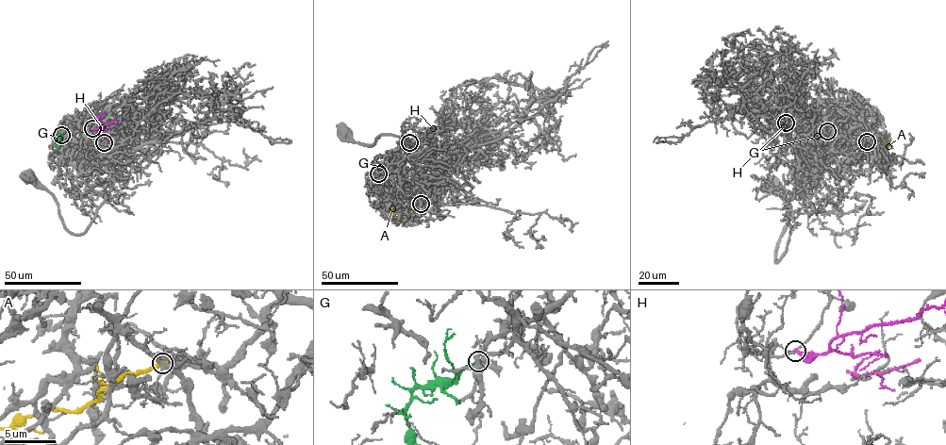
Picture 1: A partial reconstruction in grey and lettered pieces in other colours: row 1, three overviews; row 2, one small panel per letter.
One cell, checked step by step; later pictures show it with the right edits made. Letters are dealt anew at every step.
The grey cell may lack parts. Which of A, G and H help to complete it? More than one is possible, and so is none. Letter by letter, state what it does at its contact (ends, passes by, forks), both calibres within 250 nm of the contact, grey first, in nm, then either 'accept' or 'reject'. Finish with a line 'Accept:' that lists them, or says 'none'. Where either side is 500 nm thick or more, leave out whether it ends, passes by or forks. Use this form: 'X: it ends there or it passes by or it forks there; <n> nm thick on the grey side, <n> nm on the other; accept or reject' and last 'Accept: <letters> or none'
A: it ends there; 320 nm thick on the grey side, 320 nm on the other; reject
G: it ends there; 380 nm thick on the grey side, 360 nm on the other; accept
H: it ends there; 130 nm thick on the grey side, 280 nm on the other; reject
Accept: G

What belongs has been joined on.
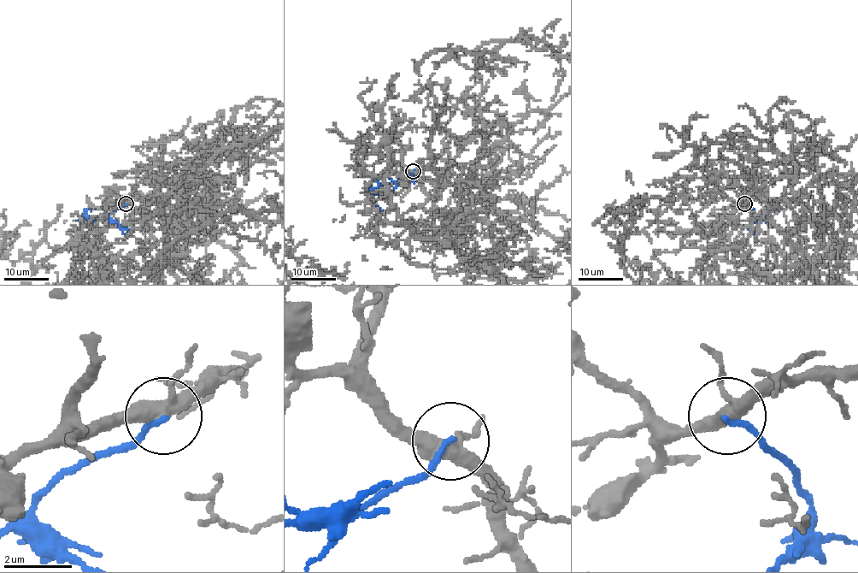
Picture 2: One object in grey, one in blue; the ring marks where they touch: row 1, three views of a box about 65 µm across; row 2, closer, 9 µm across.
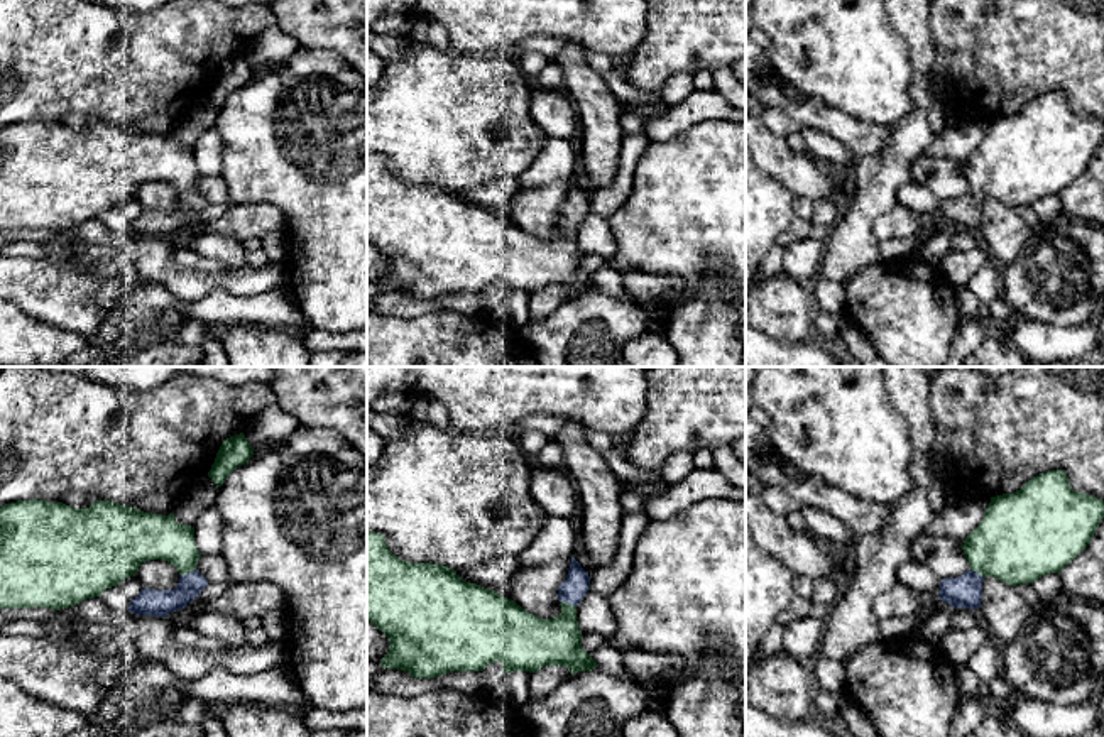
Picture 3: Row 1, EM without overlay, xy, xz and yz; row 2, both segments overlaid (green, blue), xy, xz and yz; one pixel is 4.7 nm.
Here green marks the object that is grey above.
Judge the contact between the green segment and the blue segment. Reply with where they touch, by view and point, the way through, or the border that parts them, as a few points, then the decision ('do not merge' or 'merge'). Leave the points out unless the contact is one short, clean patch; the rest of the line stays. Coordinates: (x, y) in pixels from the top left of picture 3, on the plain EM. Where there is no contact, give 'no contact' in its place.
contact xz (568, 225); way xz (533, 264), (568, 235), (568, 225), (573, 210); merge

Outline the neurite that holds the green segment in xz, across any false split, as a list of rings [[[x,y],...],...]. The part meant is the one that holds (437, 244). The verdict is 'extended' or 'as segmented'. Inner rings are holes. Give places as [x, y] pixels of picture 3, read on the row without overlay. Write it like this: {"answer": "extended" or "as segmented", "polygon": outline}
{"answer": "extended", "polygon": [[[367,152],[367,242],[389,260],[389,272],[380,286],[384,291],[409,292],[411,298],[419,301],[451,292],[482,292],[497,282],[502,286],[504,296],[512,292],[536,294],[544,287],[566,287],[571,296],[592,292],[598,286],[582,270],[582,254],[577,242],[577,228],[588,208],[588,194],[571,177],[566,201],[558,210],[561,235],[553,240],[541,240],[495,211],[462,201],[453,189],[423,183],[411,184],[394,177],[380,154]]]}

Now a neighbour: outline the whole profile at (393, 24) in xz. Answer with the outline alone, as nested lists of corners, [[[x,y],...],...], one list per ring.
[[[387,14],[379,17],[370,30],[379,35],[411,37],[414,19],[407,14]]]

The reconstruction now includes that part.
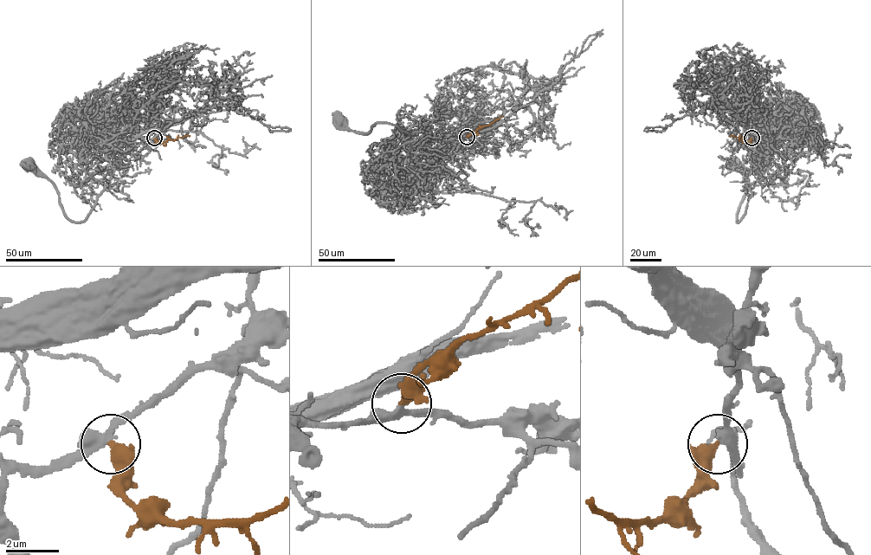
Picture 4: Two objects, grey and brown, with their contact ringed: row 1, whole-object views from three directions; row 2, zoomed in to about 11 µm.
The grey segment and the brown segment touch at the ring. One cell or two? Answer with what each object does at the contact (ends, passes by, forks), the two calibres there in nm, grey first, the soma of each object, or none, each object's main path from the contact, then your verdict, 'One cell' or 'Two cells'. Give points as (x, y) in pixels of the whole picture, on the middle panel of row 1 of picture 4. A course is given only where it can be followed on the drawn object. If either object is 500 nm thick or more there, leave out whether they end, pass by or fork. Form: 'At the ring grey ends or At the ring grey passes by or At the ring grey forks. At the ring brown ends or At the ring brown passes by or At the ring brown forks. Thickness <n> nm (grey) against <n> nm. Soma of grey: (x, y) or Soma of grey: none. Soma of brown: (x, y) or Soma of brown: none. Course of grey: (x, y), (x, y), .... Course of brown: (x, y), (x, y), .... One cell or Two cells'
At the ring grey passes by. At the ring brown ends. Thickness 320 nm (grey) against 420 nm. Soma of grey: (339, 120). Soma of brown: none. Course of grey: (467, 138), (429, 139), (420, 131), (409, 134), (377, 123), (362, 132), (350, 131), (339, 121). Course of brown: (467, 138), (501, 116). One cell

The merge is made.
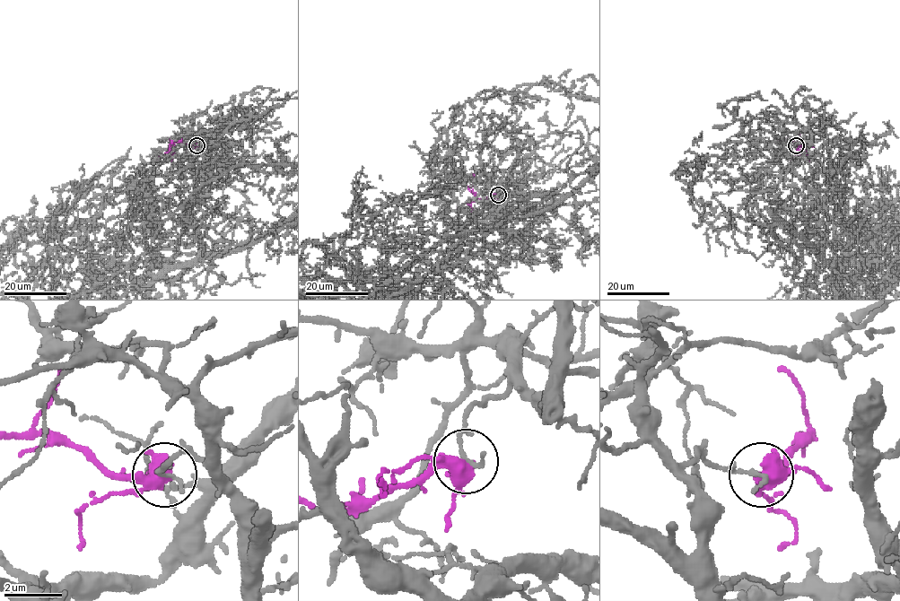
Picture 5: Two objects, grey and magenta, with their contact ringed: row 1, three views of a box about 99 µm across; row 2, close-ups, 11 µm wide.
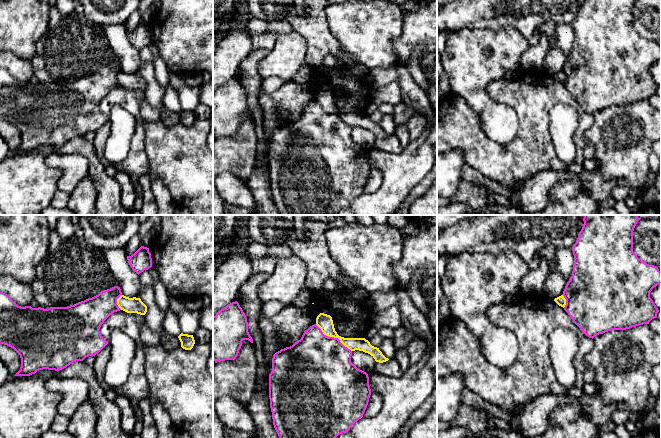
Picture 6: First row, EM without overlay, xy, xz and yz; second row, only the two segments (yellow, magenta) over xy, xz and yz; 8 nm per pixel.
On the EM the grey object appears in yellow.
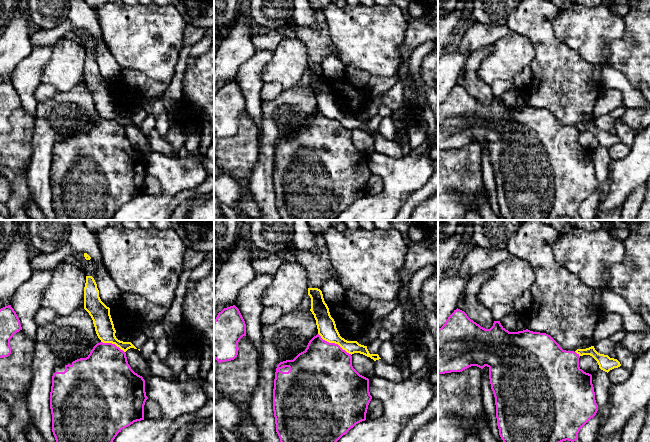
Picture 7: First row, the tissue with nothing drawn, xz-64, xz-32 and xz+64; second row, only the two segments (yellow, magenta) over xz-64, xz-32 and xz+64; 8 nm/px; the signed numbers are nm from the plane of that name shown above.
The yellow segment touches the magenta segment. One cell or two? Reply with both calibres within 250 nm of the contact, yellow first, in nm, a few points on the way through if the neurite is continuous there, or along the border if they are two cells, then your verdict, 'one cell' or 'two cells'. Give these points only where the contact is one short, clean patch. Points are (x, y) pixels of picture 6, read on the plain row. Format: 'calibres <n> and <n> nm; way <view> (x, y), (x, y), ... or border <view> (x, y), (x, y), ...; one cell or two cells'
calibres 120 and 460 nm; border xz (315, 100), (324, 110), (336, 113), (351, 127); two cells

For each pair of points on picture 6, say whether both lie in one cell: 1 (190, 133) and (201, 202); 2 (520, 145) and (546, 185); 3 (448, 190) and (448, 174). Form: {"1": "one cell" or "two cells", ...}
{"1": "one cell", "2": "two cells", "3": "one cell"}

